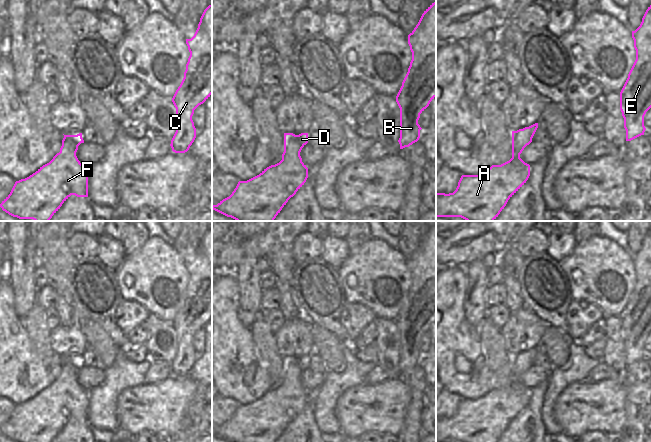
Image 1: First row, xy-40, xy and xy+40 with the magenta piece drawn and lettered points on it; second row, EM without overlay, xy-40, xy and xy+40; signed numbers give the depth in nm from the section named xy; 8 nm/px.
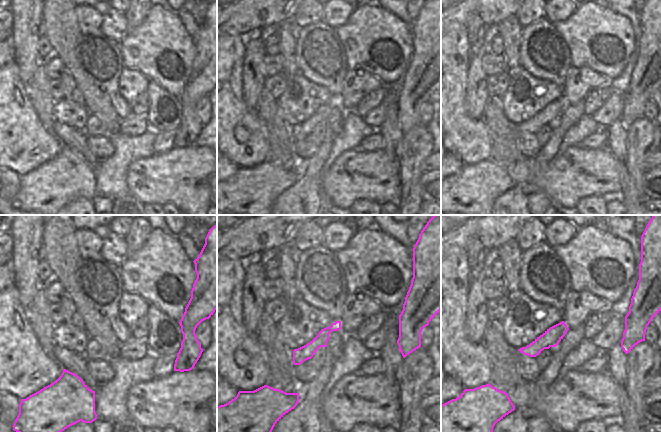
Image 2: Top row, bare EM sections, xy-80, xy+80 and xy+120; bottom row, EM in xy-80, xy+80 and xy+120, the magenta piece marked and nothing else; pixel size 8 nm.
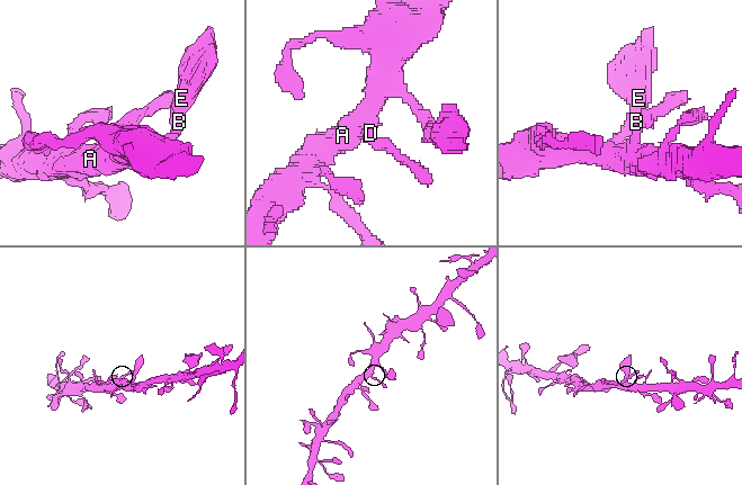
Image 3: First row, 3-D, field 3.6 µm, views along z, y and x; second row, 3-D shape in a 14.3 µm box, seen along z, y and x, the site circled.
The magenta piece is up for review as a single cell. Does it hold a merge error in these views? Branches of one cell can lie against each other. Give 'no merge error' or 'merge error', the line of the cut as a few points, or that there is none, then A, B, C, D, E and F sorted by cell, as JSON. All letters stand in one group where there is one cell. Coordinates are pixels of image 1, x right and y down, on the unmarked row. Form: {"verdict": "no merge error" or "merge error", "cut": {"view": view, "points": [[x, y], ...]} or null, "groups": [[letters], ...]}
{"verdict": "no merge error", "cut": null, "groups": [["A", "B", "C", "D", "E", "F"]]}

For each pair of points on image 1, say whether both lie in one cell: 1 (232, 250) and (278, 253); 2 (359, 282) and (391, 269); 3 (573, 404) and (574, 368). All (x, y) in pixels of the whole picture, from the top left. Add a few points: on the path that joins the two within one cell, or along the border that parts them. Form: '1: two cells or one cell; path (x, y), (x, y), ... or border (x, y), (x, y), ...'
1: two cells; border (290, 244), (277, 244), (264, 257)
2: one cell; path (367, 277), (377, 275), (383, 271)
3: two cells; border (582, 381), (571, 383), (557, 398)

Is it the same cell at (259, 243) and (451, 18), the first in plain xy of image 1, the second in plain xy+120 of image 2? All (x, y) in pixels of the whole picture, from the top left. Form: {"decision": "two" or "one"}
{"decision": "one"}

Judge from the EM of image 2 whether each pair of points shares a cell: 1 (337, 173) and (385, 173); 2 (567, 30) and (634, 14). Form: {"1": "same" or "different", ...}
{"1": "same", "2": "different"}

